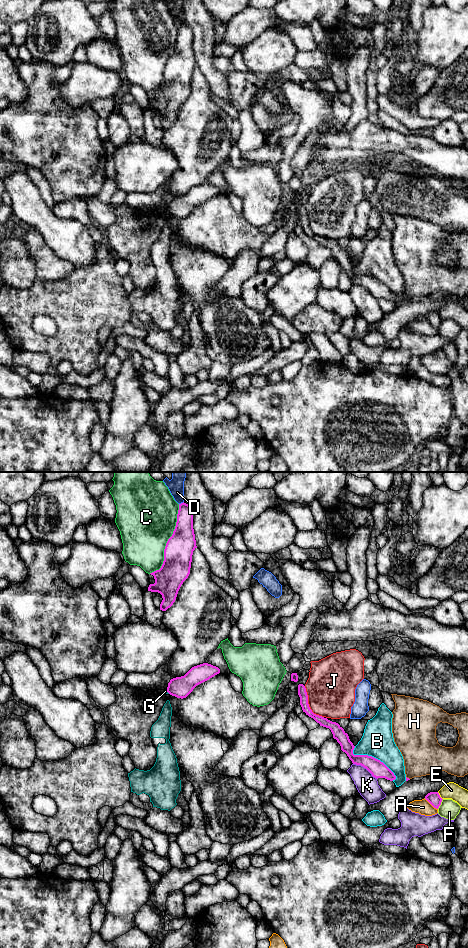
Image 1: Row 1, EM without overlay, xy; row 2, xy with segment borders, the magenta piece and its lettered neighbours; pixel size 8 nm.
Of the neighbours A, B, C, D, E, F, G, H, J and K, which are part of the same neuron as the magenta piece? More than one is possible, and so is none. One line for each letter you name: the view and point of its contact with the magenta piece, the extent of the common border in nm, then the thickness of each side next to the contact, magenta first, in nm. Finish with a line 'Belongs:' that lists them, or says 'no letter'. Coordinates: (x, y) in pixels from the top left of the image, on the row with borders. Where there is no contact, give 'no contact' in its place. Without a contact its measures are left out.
Belongs: no letter

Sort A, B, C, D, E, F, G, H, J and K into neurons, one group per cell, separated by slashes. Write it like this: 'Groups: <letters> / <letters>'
Groups: A / B / C / D / E / F / G / H / J / K

